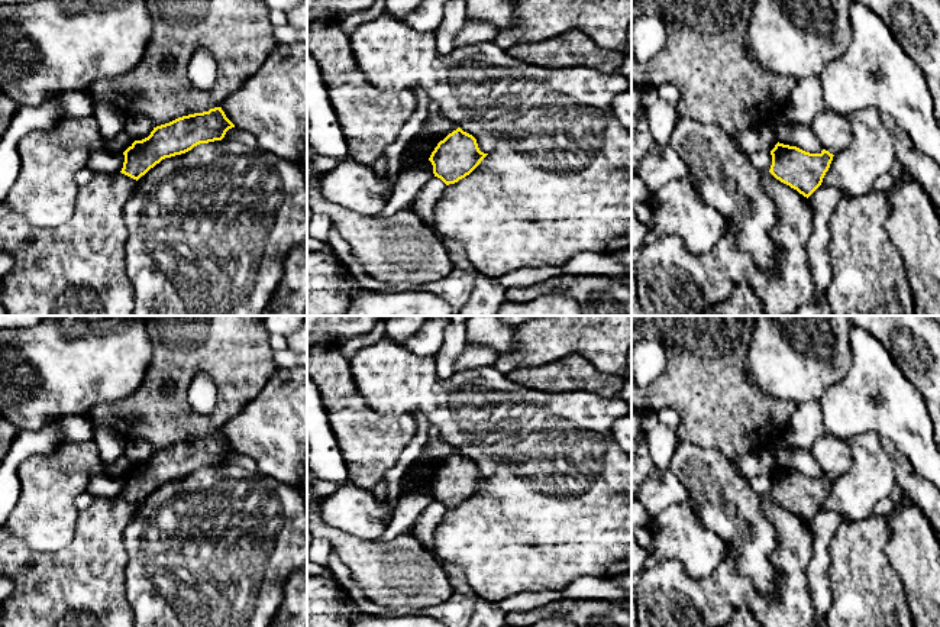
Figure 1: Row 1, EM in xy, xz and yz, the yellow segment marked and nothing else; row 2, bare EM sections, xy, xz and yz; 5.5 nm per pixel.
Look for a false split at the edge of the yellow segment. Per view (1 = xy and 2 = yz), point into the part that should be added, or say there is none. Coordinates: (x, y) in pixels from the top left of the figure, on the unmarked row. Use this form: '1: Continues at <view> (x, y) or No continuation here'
1: No continuation here
2: No continuation here

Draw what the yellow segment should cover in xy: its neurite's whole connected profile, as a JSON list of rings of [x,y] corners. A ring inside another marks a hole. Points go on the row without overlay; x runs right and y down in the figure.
[[[222,432],[178,442],[154,452],[151,459],[135,465],[125,476],[122,498],[139,504],[165,482],[185,478],[200,468],[222,465],[235,449]]]

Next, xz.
[[[458,452],[437,468],[429,485],[435,501],[449,510],[469,500],[487,479],[472,459]]]

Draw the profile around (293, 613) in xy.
[[[307,565],[291,572],[271,627],[307,627]]]

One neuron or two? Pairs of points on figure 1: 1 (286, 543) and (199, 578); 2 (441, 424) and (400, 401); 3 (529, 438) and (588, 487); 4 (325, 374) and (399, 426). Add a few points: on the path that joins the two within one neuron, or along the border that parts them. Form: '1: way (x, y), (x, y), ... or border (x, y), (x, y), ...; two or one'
1: way (271, 568), (255, 584), (223, 584); one
2: way (433, 414), (420, 401), (410, 401); one
3: way (543, 452), (574, 482); one
4: way (341, 393), (374, 426), (380, 426); one

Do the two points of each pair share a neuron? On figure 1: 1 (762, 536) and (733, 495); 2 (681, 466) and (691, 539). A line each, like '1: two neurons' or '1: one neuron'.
1: one neuron
2: one neuron

